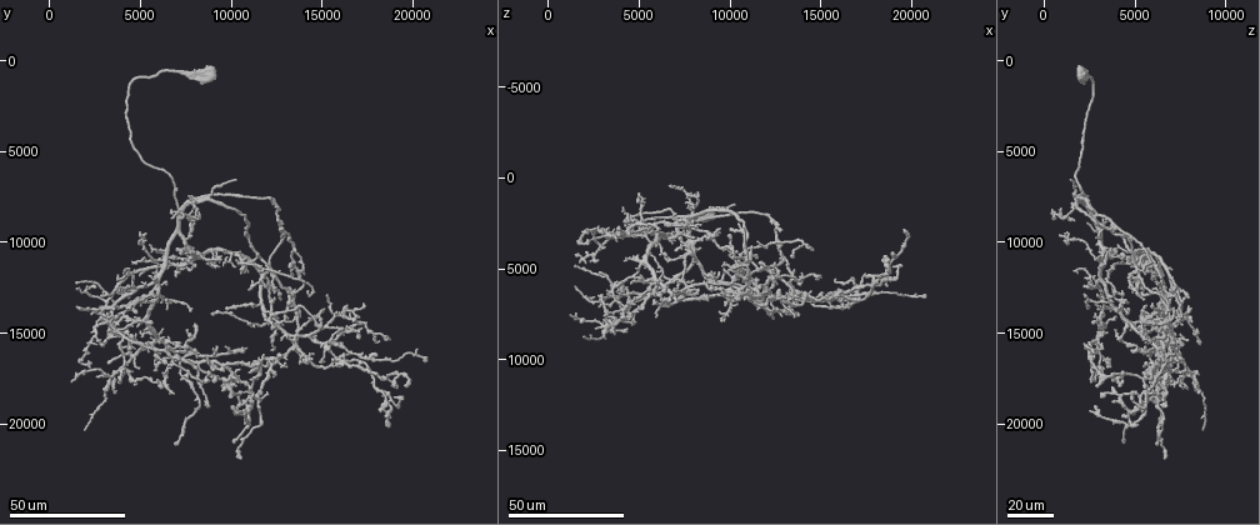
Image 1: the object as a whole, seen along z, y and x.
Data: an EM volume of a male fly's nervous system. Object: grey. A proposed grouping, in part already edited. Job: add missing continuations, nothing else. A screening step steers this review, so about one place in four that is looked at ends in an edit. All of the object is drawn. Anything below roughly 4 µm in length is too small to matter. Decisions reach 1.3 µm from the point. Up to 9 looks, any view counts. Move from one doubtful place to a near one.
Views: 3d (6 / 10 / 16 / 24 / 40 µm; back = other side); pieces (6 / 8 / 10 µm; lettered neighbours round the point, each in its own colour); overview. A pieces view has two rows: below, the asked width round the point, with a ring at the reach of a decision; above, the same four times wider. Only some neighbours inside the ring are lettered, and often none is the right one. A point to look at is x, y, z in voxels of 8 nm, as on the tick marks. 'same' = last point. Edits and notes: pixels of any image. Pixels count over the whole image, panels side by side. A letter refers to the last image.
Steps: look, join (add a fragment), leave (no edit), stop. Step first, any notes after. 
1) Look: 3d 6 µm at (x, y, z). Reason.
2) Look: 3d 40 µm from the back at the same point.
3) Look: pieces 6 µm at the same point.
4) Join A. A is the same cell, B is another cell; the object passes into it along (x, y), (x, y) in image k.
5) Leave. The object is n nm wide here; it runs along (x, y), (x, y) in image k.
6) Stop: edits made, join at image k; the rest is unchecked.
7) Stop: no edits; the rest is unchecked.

Look: 3d 40 µm at (3200, 17400, 7800). Branch stops here.

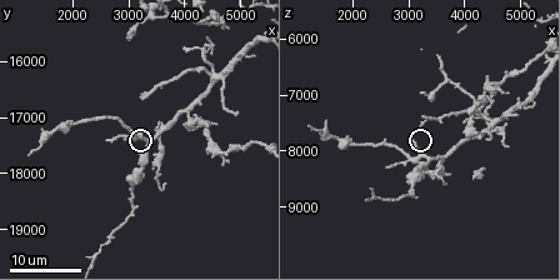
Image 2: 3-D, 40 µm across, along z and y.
Look: pieces 10 µm at (3050, 17300, 7800).

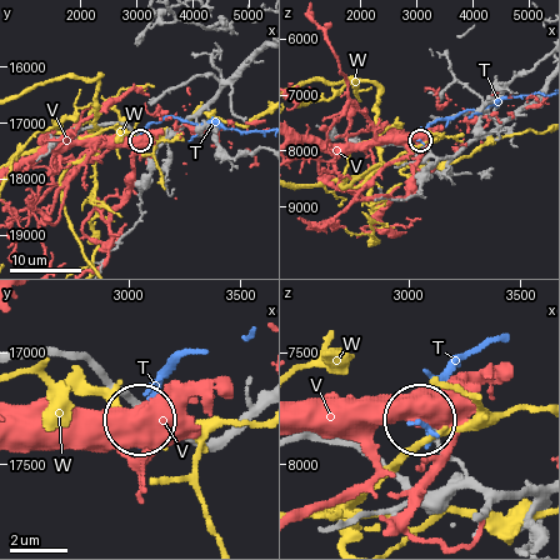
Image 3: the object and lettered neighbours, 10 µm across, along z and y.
Leave. T, V and W are other cells; it runs along (535, 486), (506, 493), (485, 488), (423, 424) in image 3; no lettered fragment goes on from it.

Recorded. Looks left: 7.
Look: 3d 40 µm at (3000, 13000, 5200).

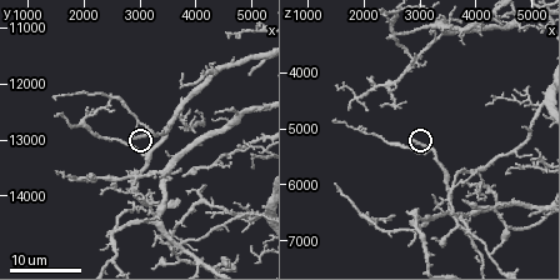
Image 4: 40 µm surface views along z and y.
Look: pieces 8 µm at (2850, 13000, 5200).

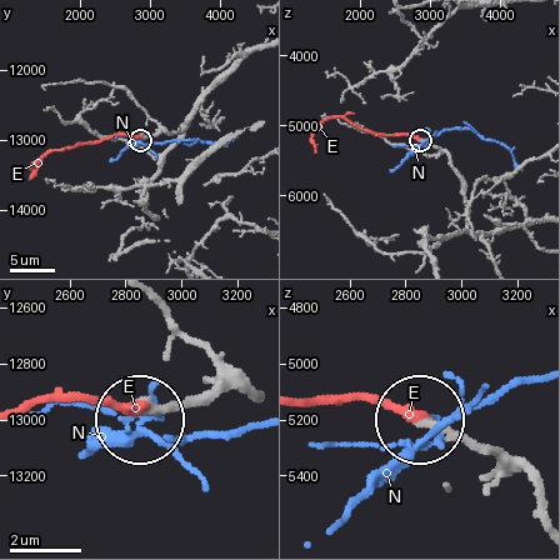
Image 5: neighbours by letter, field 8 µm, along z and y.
Join E. E is the same cell, N is another cell; the cell continues.

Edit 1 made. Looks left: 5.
Look: overview.

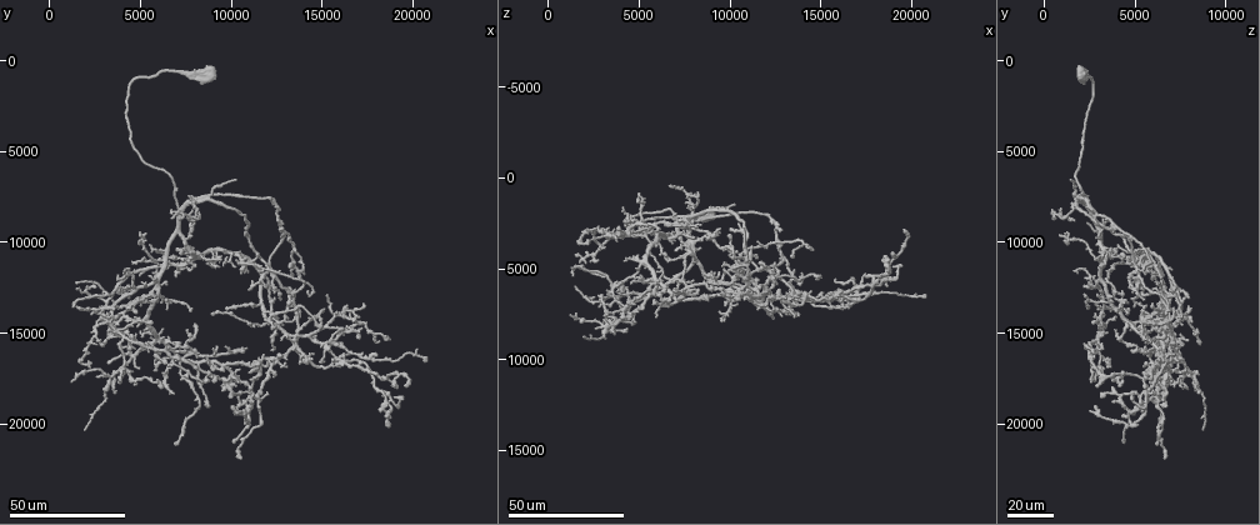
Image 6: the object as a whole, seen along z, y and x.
Look: 3d 40 µm at (13400, 15800, 6400). Branch stops here.

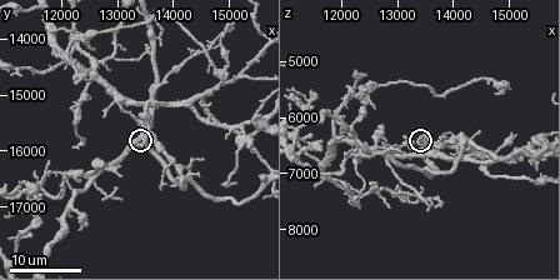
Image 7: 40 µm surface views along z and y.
Look: pieces 8 µm at (13400, 15850, 6400). What lies round it.

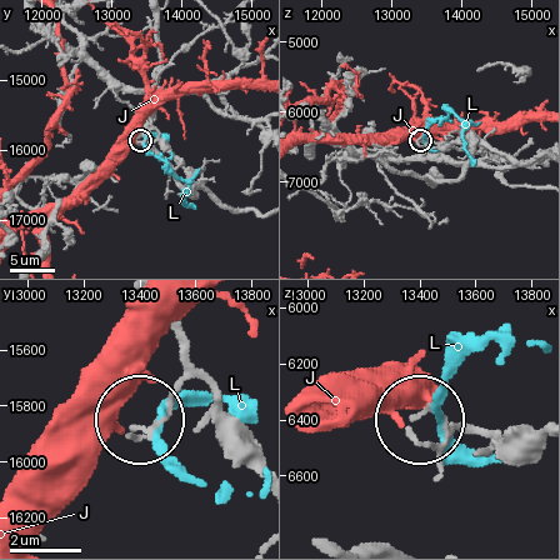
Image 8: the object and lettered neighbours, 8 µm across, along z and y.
Leave. J and L are other cells; no lettered fragment goes on from it.

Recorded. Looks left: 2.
Look: 3d 40 µm at (10800, 15800, 6000). Free end.

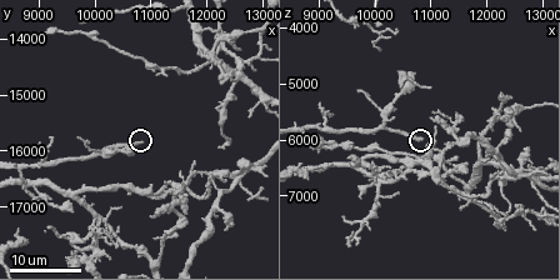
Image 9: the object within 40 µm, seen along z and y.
Look: pieces 8 µm at (10850, 15900, 5950).

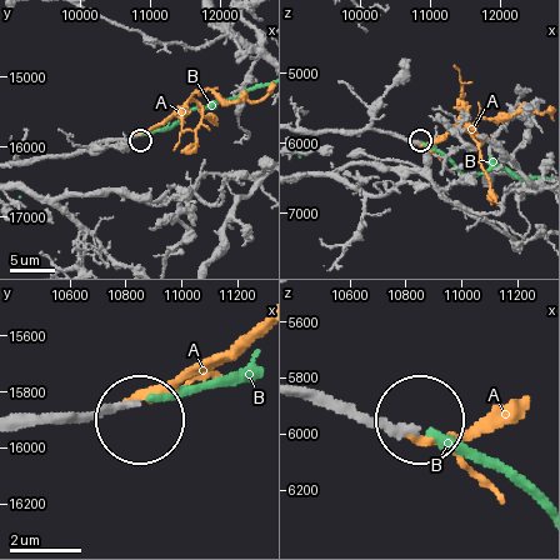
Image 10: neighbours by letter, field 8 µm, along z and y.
Join A. A is the same cell, B is another cell; the object passes into it along (113, 141), (160, 125), (203, 90), (230, 101), (259, 100) in image 10; it goes on there.

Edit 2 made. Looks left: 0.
Stop: edits made, join at image 5, join at image 10; the rest is unchecked.

